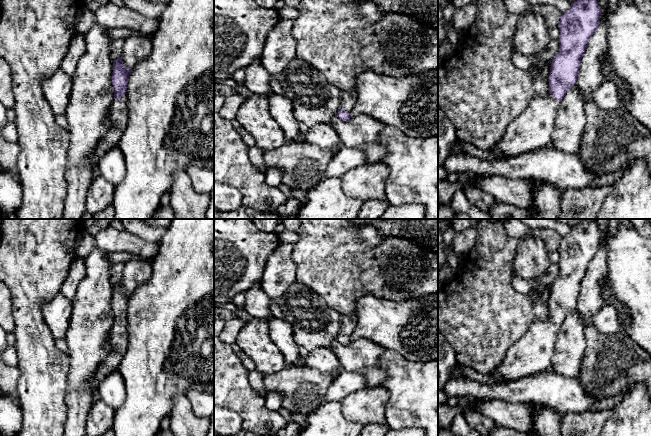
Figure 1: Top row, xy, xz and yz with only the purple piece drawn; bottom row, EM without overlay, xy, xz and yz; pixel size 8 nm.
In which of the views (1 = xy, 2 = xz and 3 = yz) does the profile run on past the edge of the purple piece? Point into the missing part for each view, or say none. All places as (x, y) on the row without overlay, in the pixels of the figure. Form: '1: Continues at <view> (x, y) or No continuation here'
1: Continues at xy (119, 335)
2: Continues at xz (348, 323)
3: Continues at yz (532, 353)

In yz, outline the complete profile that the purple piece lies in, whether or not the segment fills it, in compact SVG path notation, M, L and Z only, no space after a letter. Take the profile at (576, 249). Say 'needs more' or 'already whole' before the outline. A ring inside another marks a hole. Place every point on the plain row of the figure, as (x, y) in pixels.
needs more; M582 222L571 226L570 232L562 238L557 250L560 255L559 275L551 286L548 301L550 316L543 321L534 321L525 334L507 350L501 364L490 375L502 376L507 380L518 380L550 369L560 325L569 312L576 308L581 283L588 270L589 262L600 248L600 239L600 232L595 222Z

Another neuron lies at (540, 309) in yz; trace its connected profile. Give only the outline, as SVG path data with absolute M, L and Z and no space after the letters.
M539 288L530 291L533 298L534 321L546 320L549 315L549 305L545 303L539 294Z

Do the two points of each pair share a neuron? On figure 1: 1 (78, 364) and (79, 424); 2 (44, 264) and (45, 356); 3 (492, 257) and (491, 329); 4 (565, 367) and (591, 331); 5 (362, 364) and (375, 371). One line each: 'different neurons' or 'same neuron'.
1: different neurons
2: same neuron
3: same neuron
4: different neurons
5: same neuron

